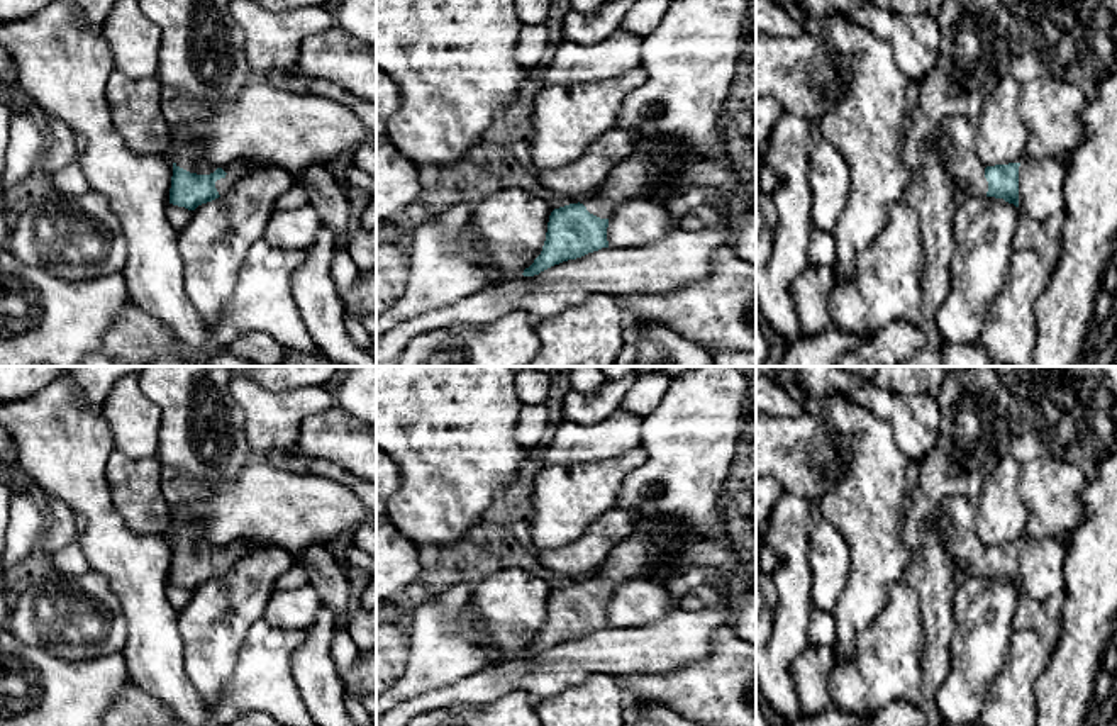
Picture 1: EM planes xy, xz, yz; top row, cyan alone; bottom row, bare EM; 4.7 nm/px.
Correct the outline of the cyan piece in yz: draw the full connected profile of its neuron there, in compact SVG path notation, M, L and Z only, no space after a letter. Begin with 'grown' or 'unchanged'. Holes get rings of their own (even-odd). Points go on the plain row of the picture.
grown; M954 495L942 502L937 524L956 568L968 575L1003 578L1019 587L1020 543L986 546L976 534L978 505Z

